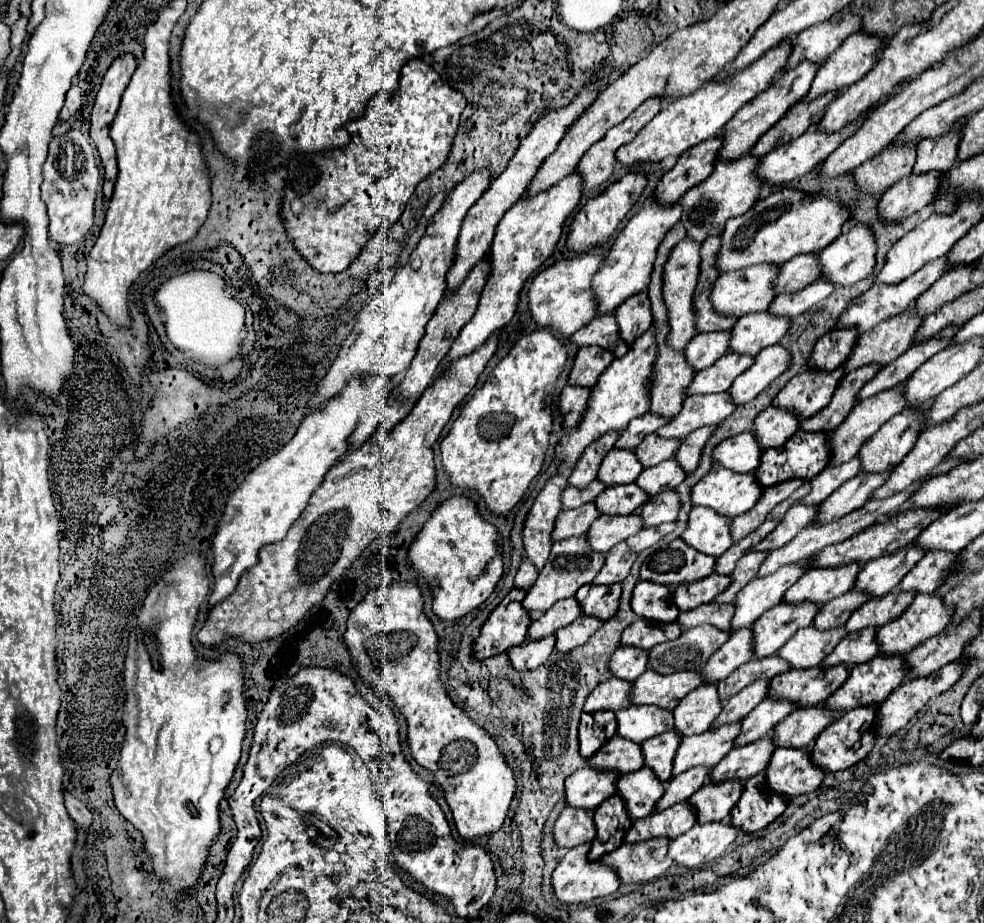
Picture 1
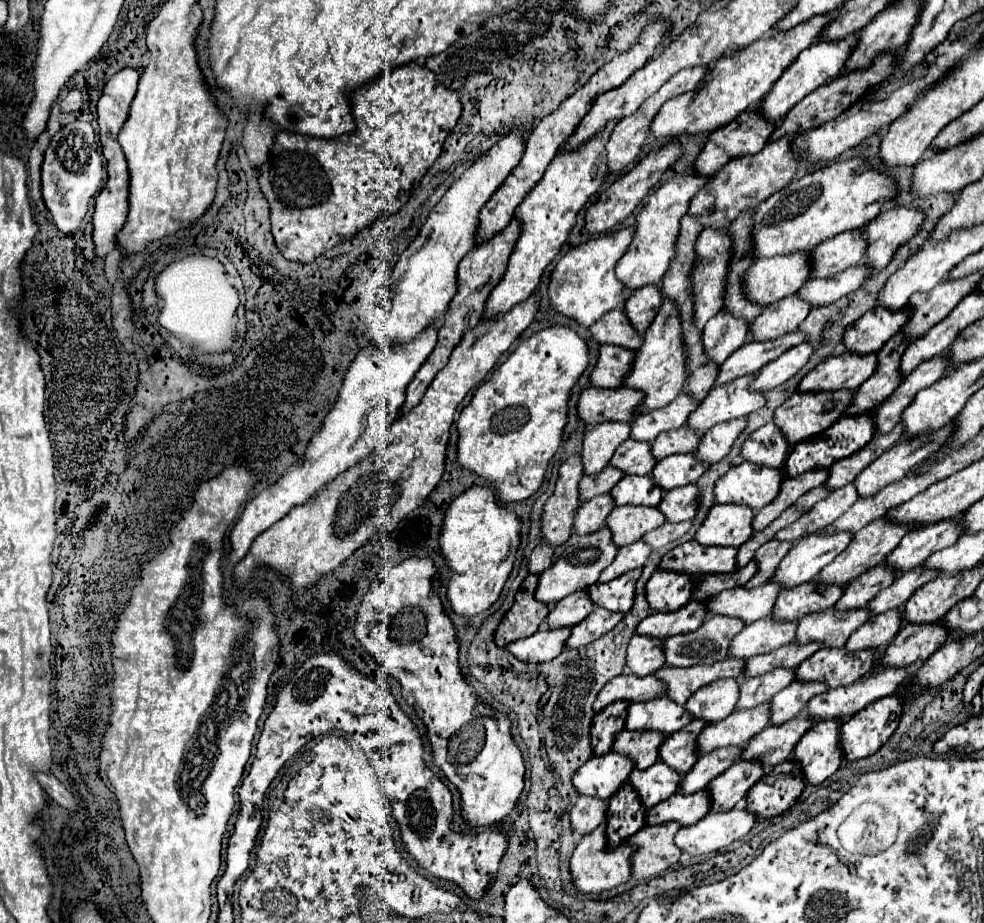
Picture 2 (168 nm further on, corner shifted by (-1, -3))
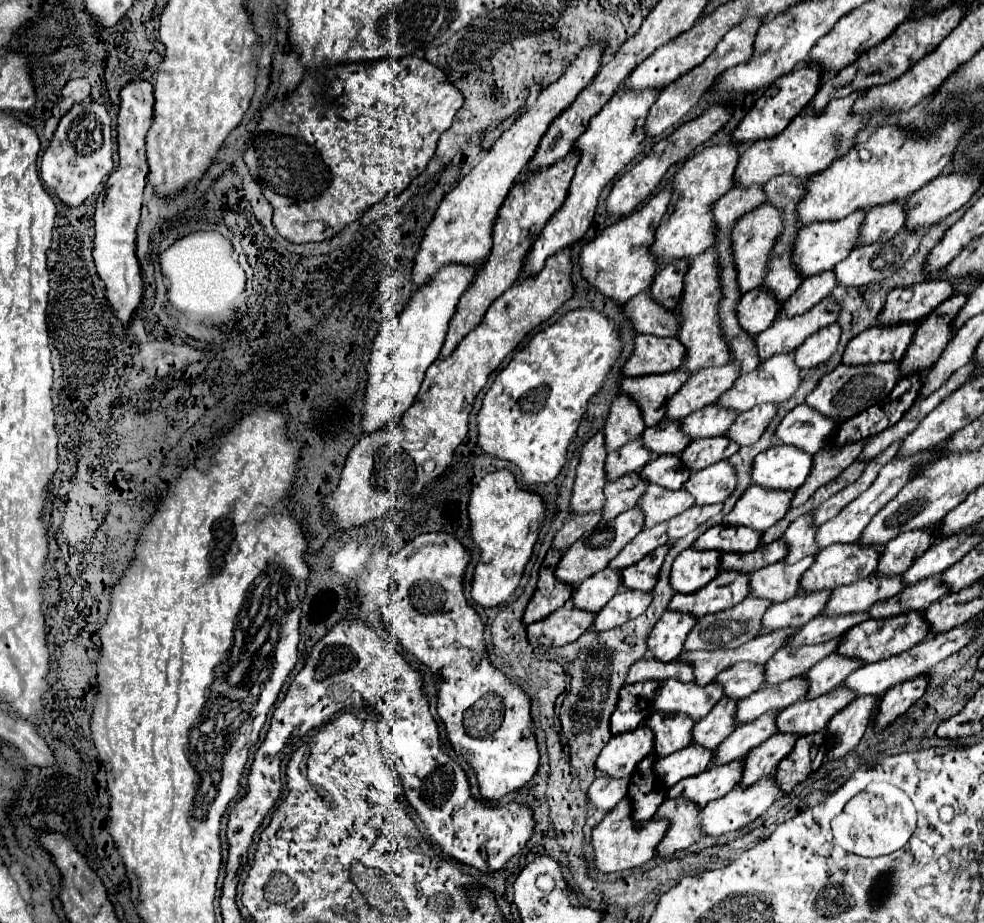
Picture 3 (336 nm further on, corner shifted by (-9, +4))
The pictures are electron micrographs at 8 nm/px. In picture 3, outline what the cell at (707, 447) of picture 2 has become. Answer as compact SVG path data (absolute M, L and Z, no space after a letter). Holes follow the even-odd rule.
M760 404L754 406L752 410L740 412L736 422L728 428L728 438L734 442L740 442L740 446L750 446L756 444L762 436L762 432L768 428L772 418L778 412L778 404Z

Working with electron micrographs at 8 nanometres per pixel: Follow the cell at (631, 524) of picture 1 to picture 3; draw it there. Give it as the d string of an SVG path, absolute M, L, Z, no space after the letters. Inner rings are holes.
M650 484L644 498L640 498L640 502L638 502L638 508L644 512L644 520L646 520L648 528L678 516L680 512L688 510L690 506L694 506L694 498L684 488L666 490L656 484Z

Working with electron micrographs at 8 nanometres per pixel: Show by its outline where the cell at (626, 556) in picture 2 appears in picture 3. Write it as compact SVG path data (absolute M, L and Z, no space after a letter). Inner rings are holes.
M658 524L654 528L644 528L612 562L608 568L616 568L622 570L626 566L632 566L634 562L642 560L644 556L648 556L652 550L656 550L658 546L664 546L668 542L668 524Z

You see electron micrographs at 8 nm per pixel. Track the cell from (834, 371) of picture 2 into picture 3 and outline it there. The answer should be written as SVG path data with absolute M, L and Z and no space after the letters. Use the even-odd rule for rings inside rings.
M902 322L892 326L872 326L852 338L844 352L844 364L876 364L876 362L898 362L904 358L908 342L916 332L918 322Z

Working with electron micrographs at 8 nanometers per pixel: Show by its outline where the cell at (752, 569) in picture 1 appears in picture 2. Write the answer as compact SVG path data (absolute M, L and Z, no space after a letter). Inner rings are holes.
M768 541L766 545L762 545L756 555L754 561L758 565L758 571L754 573L754 577L744 585L744 587L760 587L768 581L768 577L772 577L772 569L776 569L776 565L782 561L784 553L788 553L788 549L792 547L790 541Z

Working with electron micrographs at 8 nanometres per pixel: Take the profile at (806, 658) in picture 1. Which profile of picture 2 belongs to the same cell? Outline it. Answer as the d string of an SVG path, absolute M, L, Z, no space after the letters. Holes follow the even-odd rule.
M832 609L812 613L804 617L798 623L796 637L792 643L796 645L806 645L806 643L822 643L822 647L834 649L834 647L844 647L848 637L864 625L864 621L870 619L868 609L856 609L848 613L836 613Z

